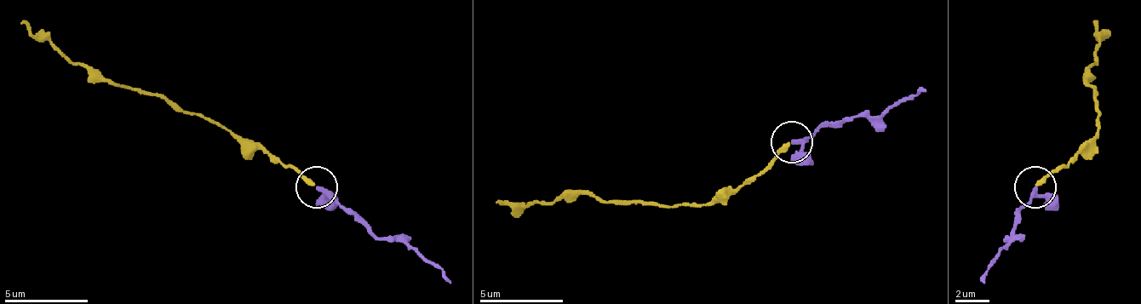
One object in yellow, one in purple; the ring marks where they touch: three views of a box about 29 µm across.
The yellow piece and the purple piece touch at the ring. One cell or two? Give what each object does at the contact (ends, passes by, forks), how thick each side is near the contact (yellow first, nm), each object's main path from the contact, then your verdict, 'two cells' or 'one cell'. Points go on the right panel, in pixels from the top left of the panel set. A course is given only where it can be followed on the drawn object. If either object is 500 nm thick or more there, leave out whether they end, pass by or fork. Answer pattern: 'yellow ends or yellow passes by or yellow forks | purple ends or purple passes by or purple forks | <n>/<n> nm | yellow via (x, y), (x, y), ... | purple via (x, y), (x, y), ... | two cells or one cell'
yellow ends | purple passes by | 280/220 nm | yellow via (1034, 186), (1063, 169), (1097, 135), (1101, 114), (1097, 93), (1088, 81), (1097, 22) | purple via (1034, 186), (1008, 240), (983, 282) | one cell

